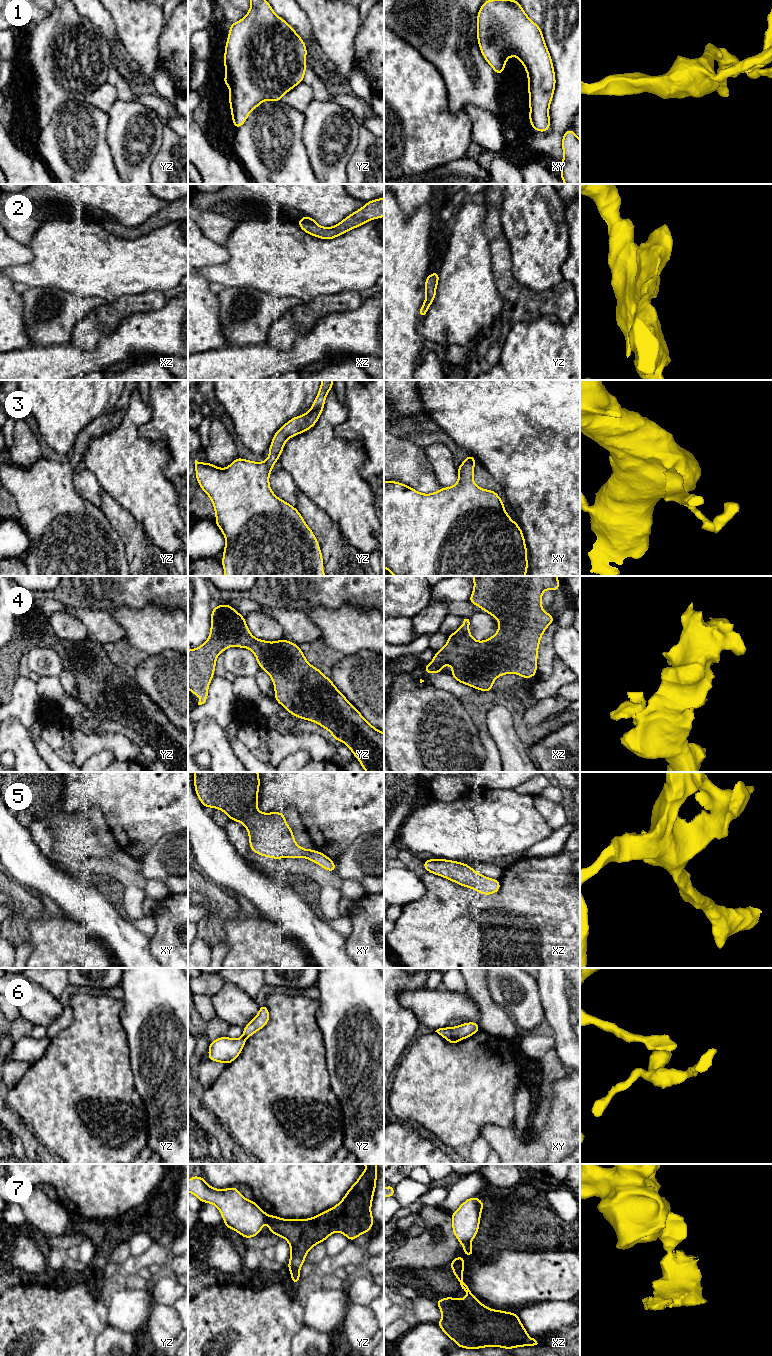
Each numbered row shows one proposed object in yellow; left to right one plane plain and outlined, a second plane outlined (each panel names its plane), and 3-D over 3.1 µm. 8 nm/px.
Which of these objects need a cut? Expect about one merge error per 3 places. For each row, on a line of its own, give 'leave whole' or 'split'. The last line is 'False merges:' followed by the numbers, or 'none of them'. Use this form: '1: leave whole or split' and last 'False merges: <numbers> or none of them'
1: leave whole
2: leave whole
3: leave whole
4: leave whole
5: leave whole
6: split
7: split
False merges: 6, 7

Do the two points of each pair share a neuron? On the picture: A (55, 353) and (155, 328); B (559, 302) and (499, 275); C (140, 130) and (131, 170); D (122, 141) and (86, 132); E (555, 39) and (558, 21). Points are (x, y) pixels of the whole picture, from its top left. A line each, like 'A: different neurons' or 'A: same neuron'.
A: same neuron
B: same neuron
C: same neuron
D: different neurons
E: same neuron

